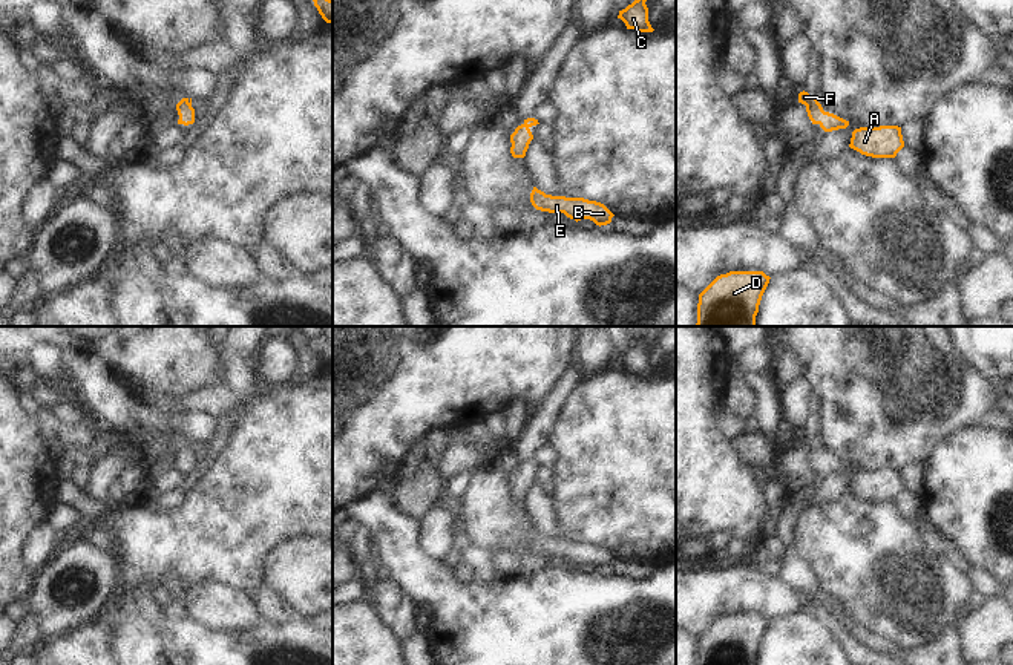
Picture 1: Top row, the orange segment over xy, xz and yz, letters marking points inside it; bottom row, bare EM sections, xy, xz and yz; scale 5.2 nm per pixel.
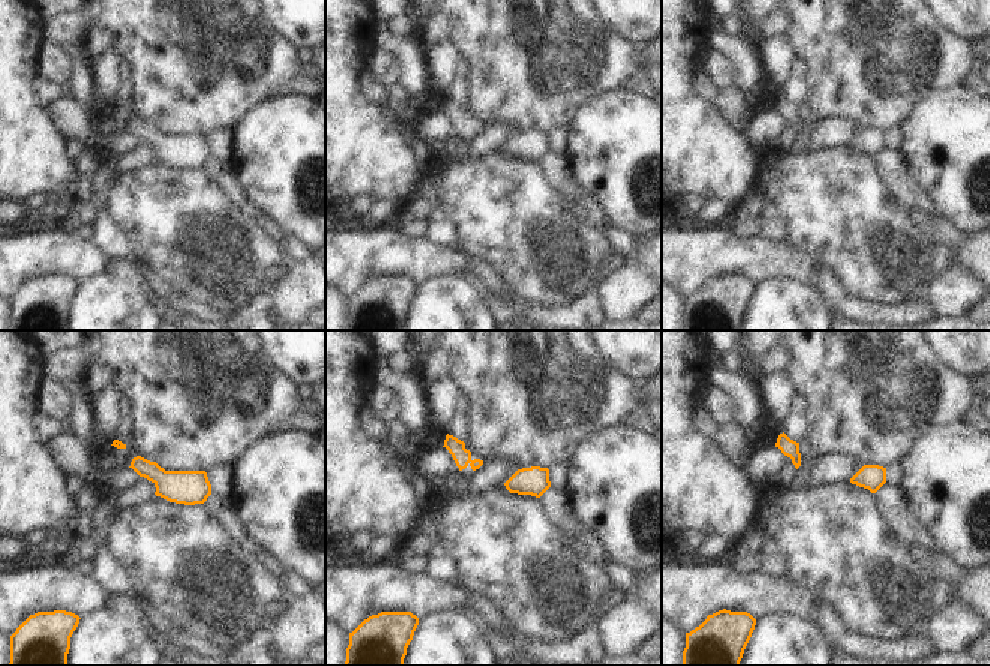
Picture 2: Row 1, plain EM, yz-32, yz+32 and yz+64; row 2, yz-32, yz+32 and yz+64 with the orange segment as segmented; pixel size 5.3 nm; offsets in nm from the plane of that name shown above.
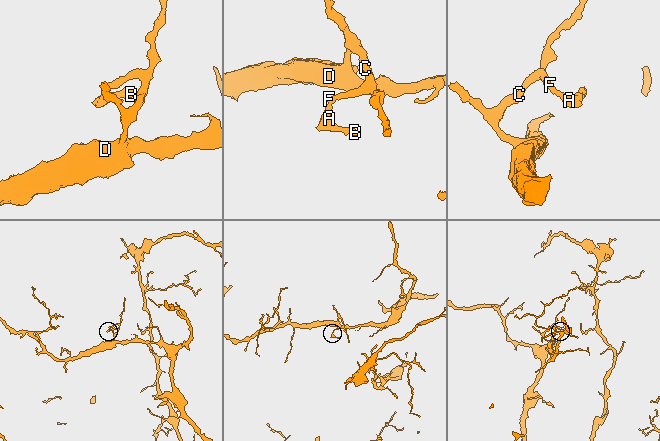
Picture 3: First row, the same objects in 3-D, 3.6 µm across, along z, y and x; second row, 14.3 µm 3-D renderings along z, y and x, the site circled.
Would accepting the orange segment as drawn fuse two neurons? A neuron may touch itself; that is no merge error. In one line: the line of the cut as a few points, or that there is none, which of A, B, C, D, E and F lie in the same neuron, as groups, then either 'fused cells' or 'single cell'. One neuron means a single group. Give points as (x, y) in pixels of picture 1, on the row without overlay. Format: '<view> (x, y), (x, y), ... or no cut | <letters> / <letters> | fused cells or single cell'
no cut | A B C D E F | single cell

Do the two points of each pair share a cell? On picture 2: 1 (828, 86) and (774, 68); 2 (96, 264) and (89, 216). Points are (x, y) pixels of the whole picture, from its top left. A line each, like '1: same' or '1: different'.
1: different
2: different

